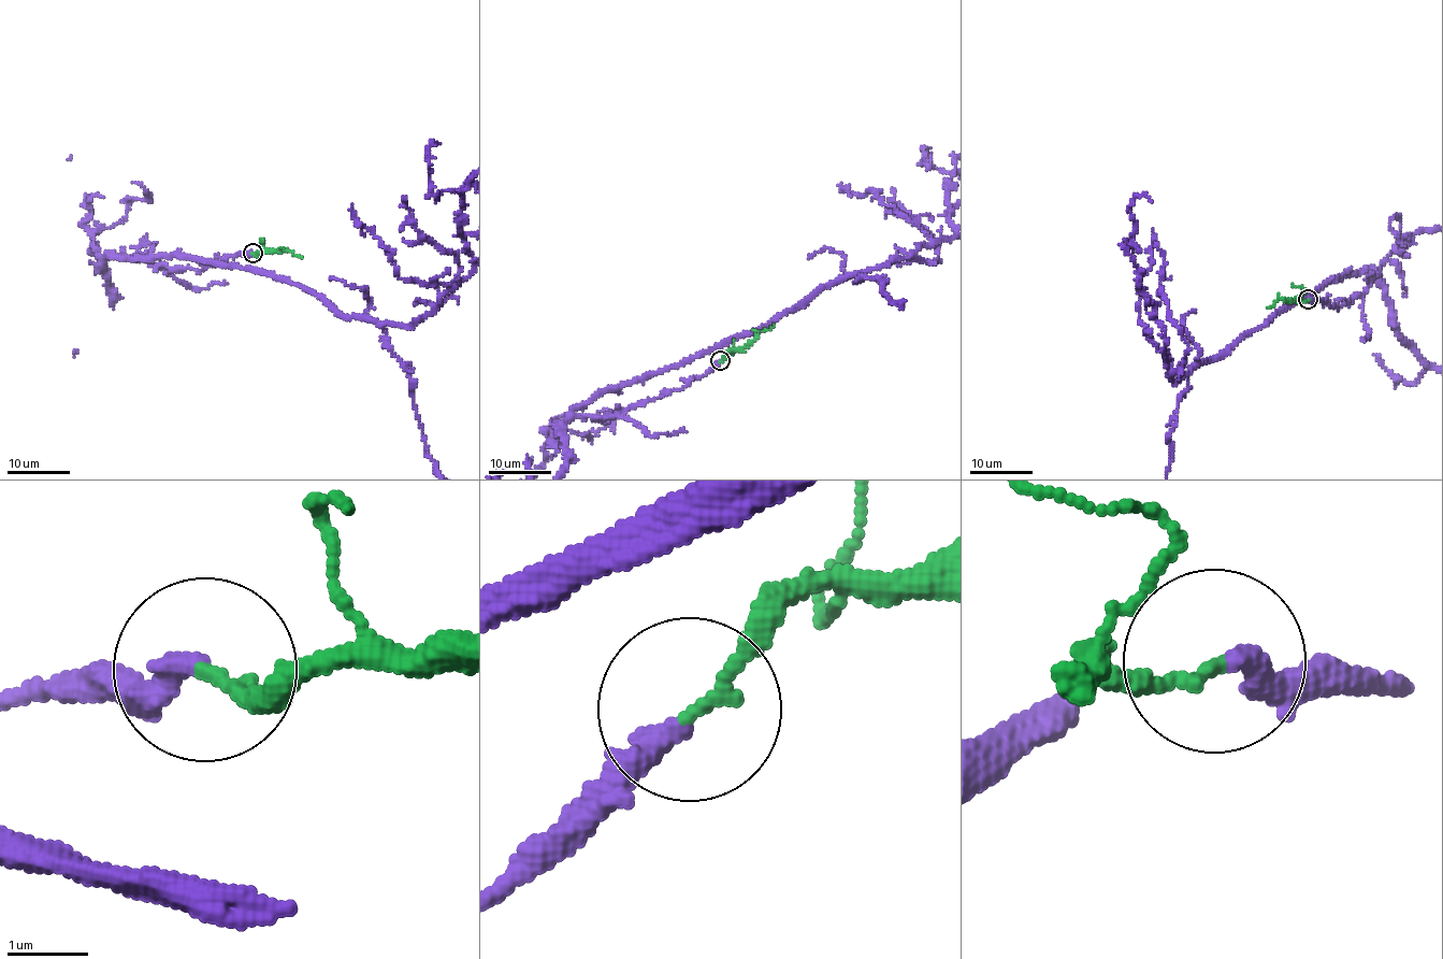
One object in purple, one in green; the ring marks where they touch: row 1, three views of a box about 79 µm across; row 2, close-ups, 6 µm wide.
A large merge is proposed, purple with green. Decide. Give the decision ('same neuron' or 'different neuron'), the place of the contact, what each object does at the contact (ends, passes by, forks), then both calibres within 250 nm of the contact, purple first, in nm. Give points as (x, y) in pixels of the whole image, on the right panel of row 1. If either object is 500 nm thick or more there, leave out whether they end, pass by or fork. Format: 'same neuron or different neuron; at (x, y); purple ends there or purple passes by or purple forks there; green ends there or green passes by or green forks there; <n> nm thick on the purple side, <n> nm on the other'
same neuron; at (1308, 299); purple ends there; green ends there; 320 nm thick on the purple side, 160 nm on the other

